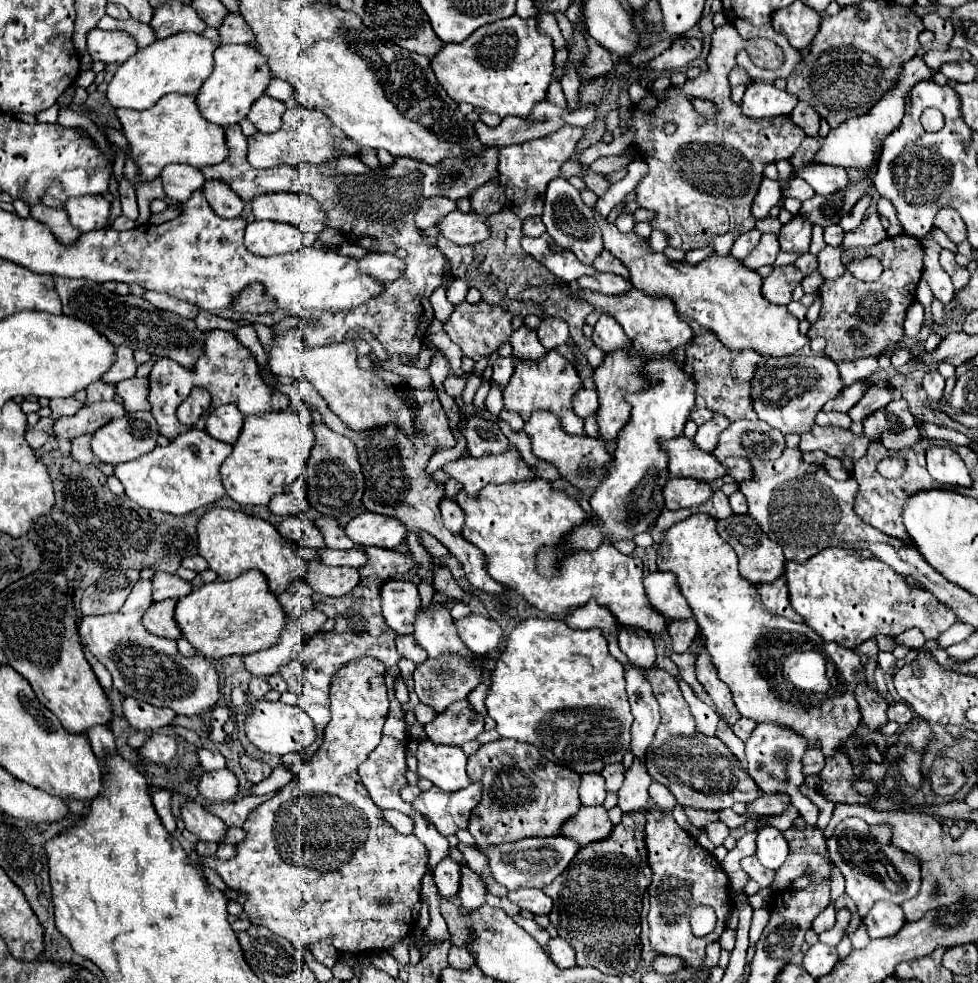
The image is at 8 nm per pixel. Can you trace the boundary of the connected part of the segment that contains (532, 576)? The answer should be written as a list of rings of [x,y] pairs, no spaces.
[[[535,478],[535,480],[527,480],[527,482],[511,482],[511,484],[489,484],[483,490],[479,490],[477,496],[469,496],[465,490],[459,490],[459,494],[455,496],[455,502],[465,510],[465,524],[461,534],[465,536],[465,540],[469,540],[471,544],[475,544],[483,554],[485,554],[485,570],[489,570],[487,574],[501,582],[503,586],[517,590],[529,604],[533,604],[535,608],[539,608],[545,614],[567,614],[567,610],[583,606],[585,602],[589,602],[591,598],[597,598],[599,604],[607,606],[611,610],[611,614],[625,626],[631,628],[639,628],[651,634],[657,634],[661,630],[667,630],[667,618],[663,618],[659,612],[655,612],[647,600],[645,588],[643,588],[643,562],[641,558],[633,558],[633,556],[625,556],[619,550],[615,550],[613,546],[601,544],[601,548],[593,550],[593,552],[575,552],[573,560],[563,560],[559,562],[559,574],[555,578],[543,578],[535,572],[535,554],[541,550],[541,546],[557,546],[563,542],[563,536],[575,528],[577,524],[585,522],[587,514],[583,512],[583,508],[569,498],[563,490],[555,490],[551,486],[549,480],[545,478]]]

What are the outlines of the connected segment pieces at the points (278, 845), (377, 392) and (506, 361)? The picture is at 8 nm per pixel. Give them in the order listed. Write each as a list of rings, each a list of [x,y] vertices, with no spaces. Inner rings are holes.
[[[363,656],[355,662],[349,662],[347,666],[339,668],[333,676],[331,676],[331,722],[325,728],[323,734],[323,744],[319,746],[319,752],[315,752],[315,756],[303,764],[303,770],[297,774],[297,782],[291,780],[285,788],[281,788],[277,792],[277,796],[265,800],[263,804],[259,804],[247,818],[247,822],[243,824],[243,832],[245,832],[245,840],[241,840],[239,844],[235,844],[237,854],[229,860],[221,860],[217,856],[199,856],[201,866],[213,868],[217,870],[217,874],[223,878],[223,882],[233,888],[239,890],[243,894],[247,894],[247,900],[243,902],[243,910],[245,914],[249,914],[257,924],[257,926],[267,926],[271,932],[287,938],[291,944],[297,946],[297,950],[309,950],[315,942],[321,942],[323,938],[327,938],[329,934],[333,934],[333,946],[337,948],[339,954],[361,954],[361,952],[377,952],[377,950],[391,950],[397,942],[405,940],[411,932],[413,932],[413,906],[415,902],[419,902],[421,898],[421,878],[427,870],[427,860],[429,860],[429,852],[425,848],[423,842],[419,842],[419,838],[415,836],[403,836],[399,834],[381,814],[381,810],[371,802],[371,796],[367,794],[367,788],[361,784],[357,768],[361,762],[365,762],[367,754],[379,744],[381,738],[381,728],[383,722],[387,718],[389,712],[389,698],[387,698],[387,686],[385,686],[385,666],[383,662],[379,662],[377,658],[371,656]],[[379,900],[389,900],[391,904],[387,908],[379,908]]]
[[[301,328],[283,330],[273,336],[271,346],[271,360],[269,368],[277,376],[291,376],[295,380],[309,382],[319,396],[327,402],[327,406],[351,428],[351,430],[367,430],[373,426],[383,424],[397,424],[407,434],[411,434],[413,428],[413,408],[403,402],[401,390],[385,384],[375,372],[361,370],[357,366],[357,350],[355,340],[343,340],[339,344],[327,344],[327,346],[305,346],[305,338]]]
[[[499,356],[495,362],[493,362],[493,380],[501,386],[507,386],[509,378],[513,374],[513,358],[503,358]]]

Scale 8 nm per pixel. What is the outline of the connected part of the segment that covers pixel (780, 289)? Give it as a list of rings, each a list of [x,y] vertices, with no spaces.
[[[793,264],[773,268],[773,272],[767,278],[763,278],[761,294],[773,304],[785,304],[787,306],[791,302],[791,290],[801,280],[803,280],[803,272],[799,268],[795,268]]]

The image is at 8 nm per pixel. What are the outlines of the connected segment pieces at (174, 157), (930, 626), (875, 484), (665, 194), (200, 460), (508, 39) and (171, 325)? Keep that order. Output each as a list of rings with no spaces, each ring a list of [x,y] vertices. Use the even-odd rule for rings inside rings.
[[[167,94],[149,110],[119,108],[117,116],[123,124],[123,134],[131,146],[131,158],[141,170],[139,182],[157,178],[167,164],[189,164],[195,168],[219,164],[227,158],[229,148],[225,142],[225,128],[207,122],[197,108],[195,96]]]
[[[827,548],[809,558],[803,564],[787,562],[785,566],[785,578],[789,586],[789,598],[791,606],[797,614],[805,618],[805,622],[827,642],[837,642],[847,648],[855,648],[861,642],[875,638],[879,634],[887,636],[899,636],[901,632],[909,628],[919,628],[927,640],[935,640],[943,630],[947,630],[951,622],[951,609],[941,606],[937,598],[933,598],[927,590],[907,586],[905,576],[895,574],[887,564],[879,562],[877,558],[863,558],[857,556],[849,548]]]
[[[873,444],[867,454],[859,460],[855,460],[855,466],[853,466],[853,478],[859,482],[859,490],[855,494],[855,514],[865,522],[865,524],[871,524],[873,528],[893,536],[893,538],[901,538],[901,540],[907,540],[907,530],[903,526],[903,520],[901,520],[901,508],[903,508],[903,502],[919,492],[919,490],[929,490],[929,488],[939,488],[939,482],[933,480],[927,472],[927,466],[925,466],[925,446],[915,446],[915,448],[903,448],[901,452],[891,452],[887,448],[883,448],[881,444]],[[891,454],[901,454],[907,458],[907,470],[903,472],[901,478],[897,480],[885,480],[879,472],[877,472],[877,464],[881,458],[885,456],[891,456]]]
[[[725,24],[713,30],[707,70],[693,80],[685,80],[683,86],[673,88],[675,104],[657,100],[659,104],[653,110],[635,106],[631,112],[631,130],[635,130],[633,144],[641,154],[647,154],[651,146],[649,174],[635,188],[637,202],[659,214],[651,222],[653,228],[667,232],[669,246],[685,252],[697,246],[713,246],[715,254],[729,254],[735,238],[755,228],[751,204],[763,180],[763,168],[771,162],[789,158],[805,138],[803,130],[795,126],[789,116],[753,120],[741,114],[739,104],[731,100],[731,86],[727,80],[727,74],[735,68],[735,54],[741,50],[747,50],[751,62],[759,68],[777,70],[783,66],[783,50],[773,40],[746,41],[735,26]],[[689,96],[713,102],[717,108],[715,116],[705,118],[695,112]],[[667,122],[677,126],[671,136],[663,132]],[[675,204],[685,206],[675,210]]]
[[[191,428],[171,440],[169,446],[155,446],[149,454],[115,466],[113,474],[123,484],[125,494],[139,506],[169,514],[189,514],[225,496],[225,488],[219,480],[219,468],[229,454],[229,444],[207,436],[203,430]]]
[[[511,16],[507,20],[499,20],[495,24],[481,26],[467,38],[467,42],[461,44],[443,44],[441,52],[431,58],[431,70],[437,76],[437,82],[445,88],[445,92],[457,102],[469,102],[475,108],[481,108],[485,112],[495,112],[501,118],[505,116],[529,116],[533,106],[537,102],[545,100],[547,88],[551,84],[551,72],[555,70],[553,64],[553,42],[549,36],[541,34],[537,30],[537,20],[535,18],[519,18]]]
[[[55,276],[55,290],[63,304],[63,314],[79,318],[107,336],[115,346],[129,346],[133,350],[145,350],[153,356],[167,356],[187,368],[193,368],[203,354],[205,332],[197,330],[191,318],[179,318],[179,314],[171,314],[169,310],[159,310],[151,306],[145,298],[137,298],[133,294],[117,296],[105,290],[101,284],[91,280],[73,280]]]

